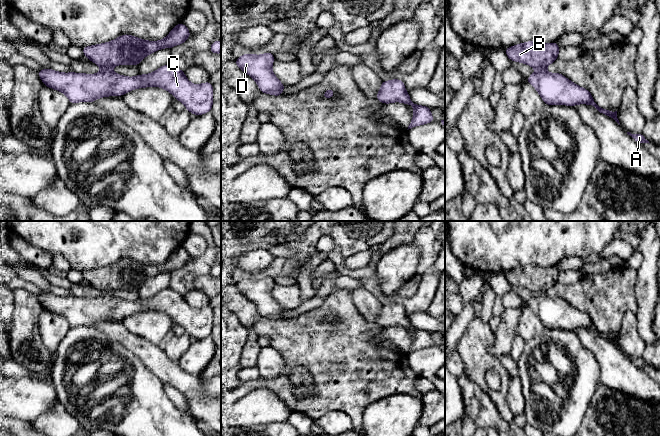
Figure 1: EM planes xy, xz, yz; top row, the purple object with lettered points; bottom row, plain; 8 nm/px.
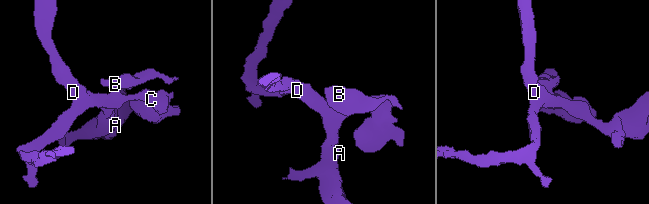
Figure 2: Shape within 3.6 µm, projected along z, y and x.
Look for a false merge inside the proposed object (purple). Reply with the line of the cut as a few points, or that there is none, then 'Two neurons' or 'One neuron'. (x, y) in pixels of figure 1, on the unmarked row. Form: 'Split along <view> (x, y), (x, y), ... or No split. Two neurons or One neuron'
Split along yz (544, 292), (537, 294). Two neurons

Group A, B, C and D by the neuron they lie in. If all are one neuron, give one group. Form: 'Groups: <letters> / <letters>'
Groups: A C D / B

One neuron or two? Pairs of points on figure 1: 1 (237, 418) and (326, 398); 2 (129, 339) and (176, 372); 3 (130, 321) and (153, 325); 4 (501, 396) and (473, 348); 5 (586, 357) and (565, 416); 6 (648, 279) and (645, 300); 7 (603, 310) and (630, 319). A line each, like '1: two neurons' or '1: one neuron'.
1: two neurons
2: one neuron
3: one neuron
4: one neuron
5: one neuron
6: one neuron
7: two neurons

